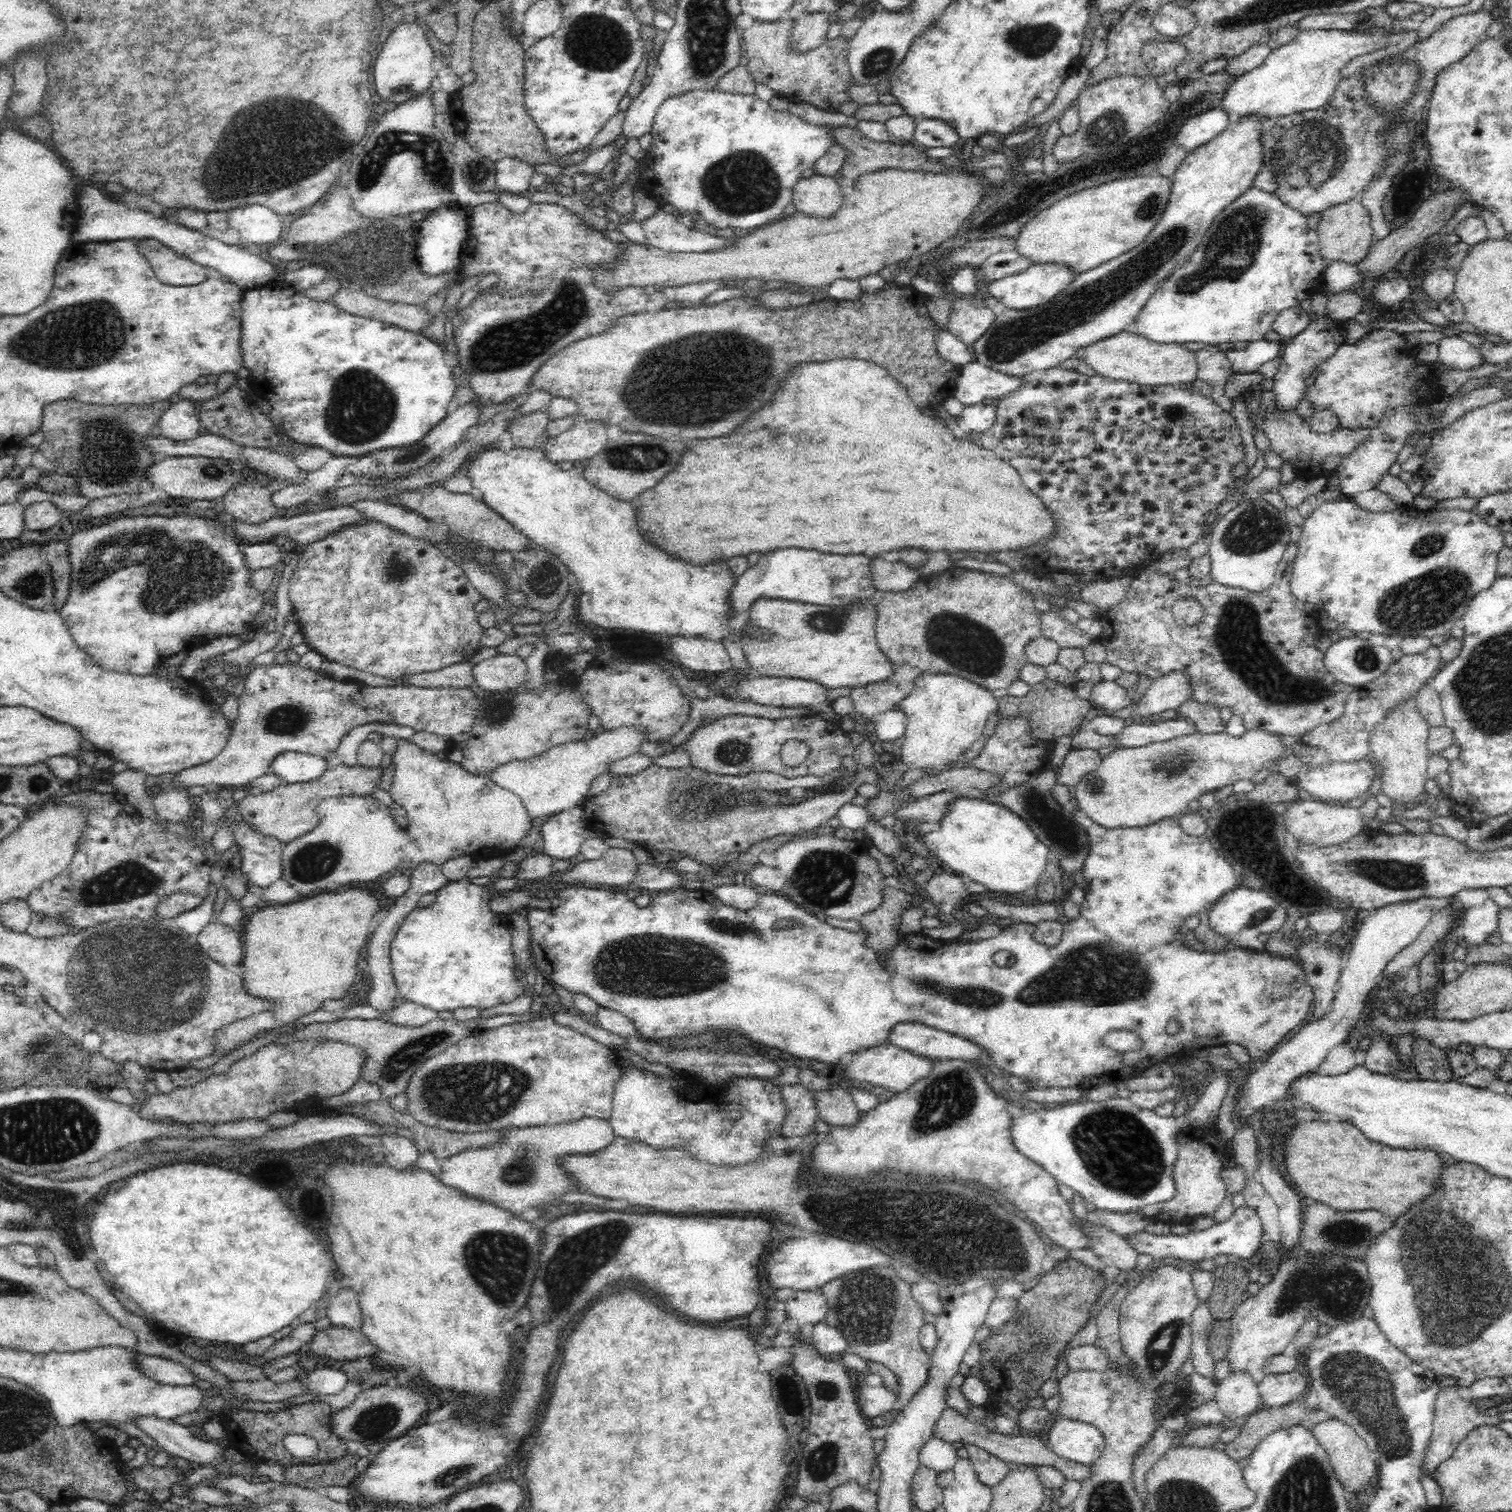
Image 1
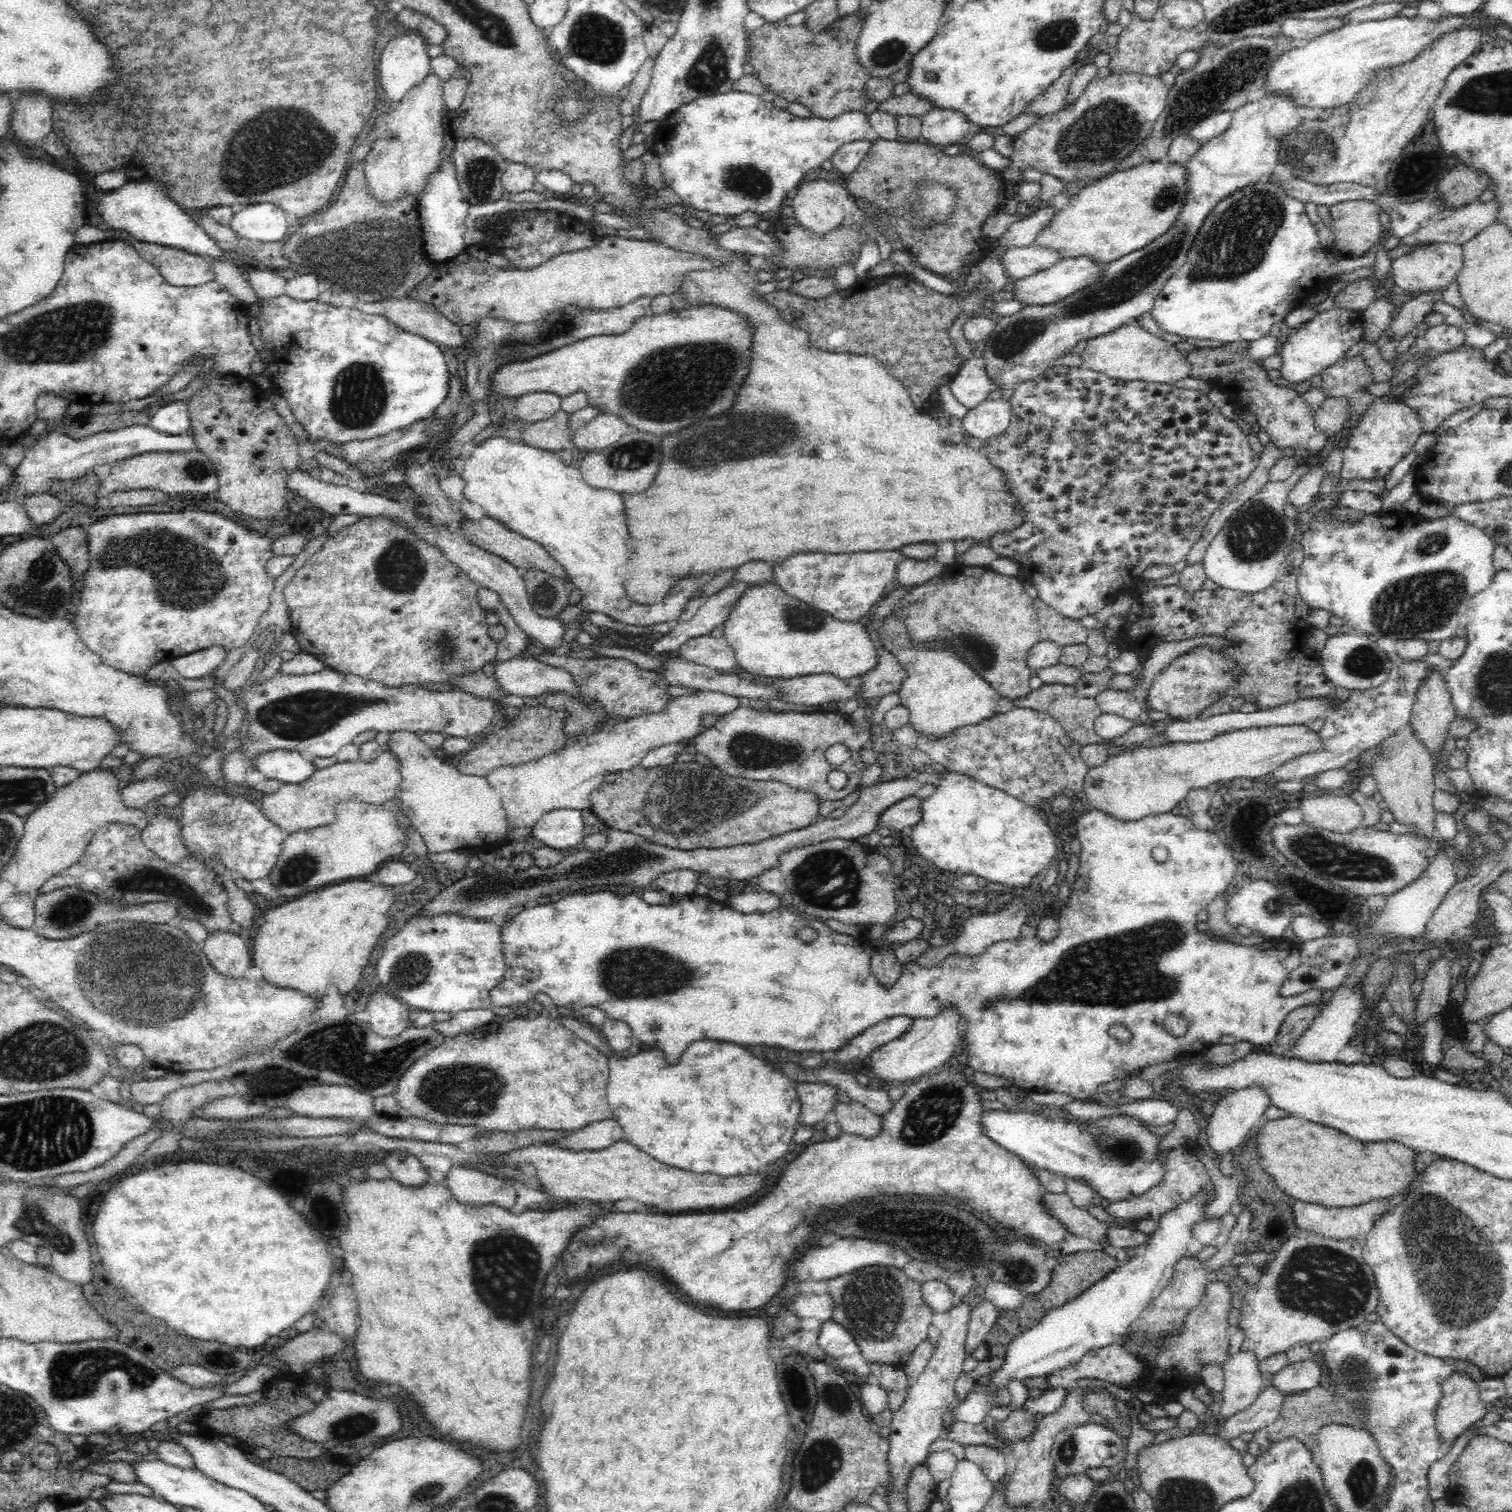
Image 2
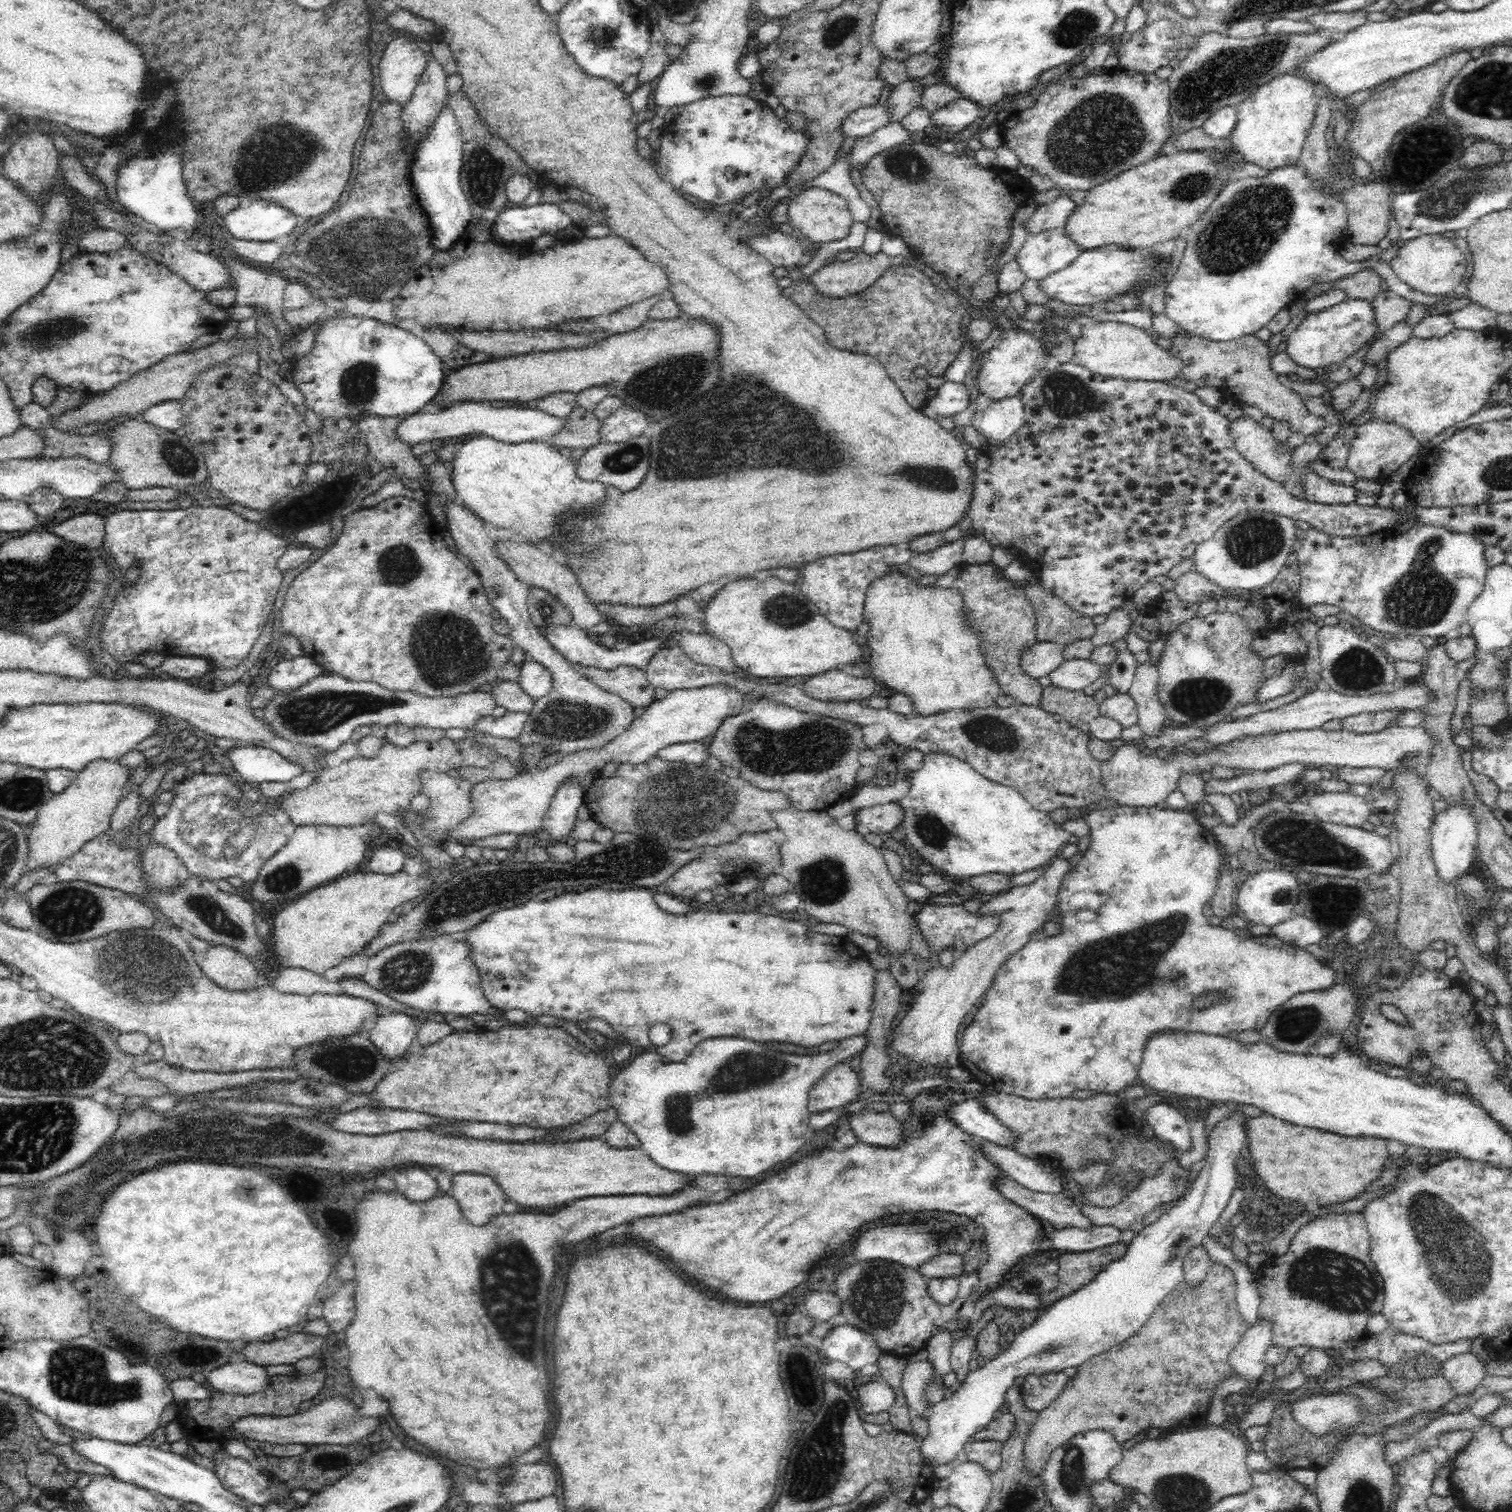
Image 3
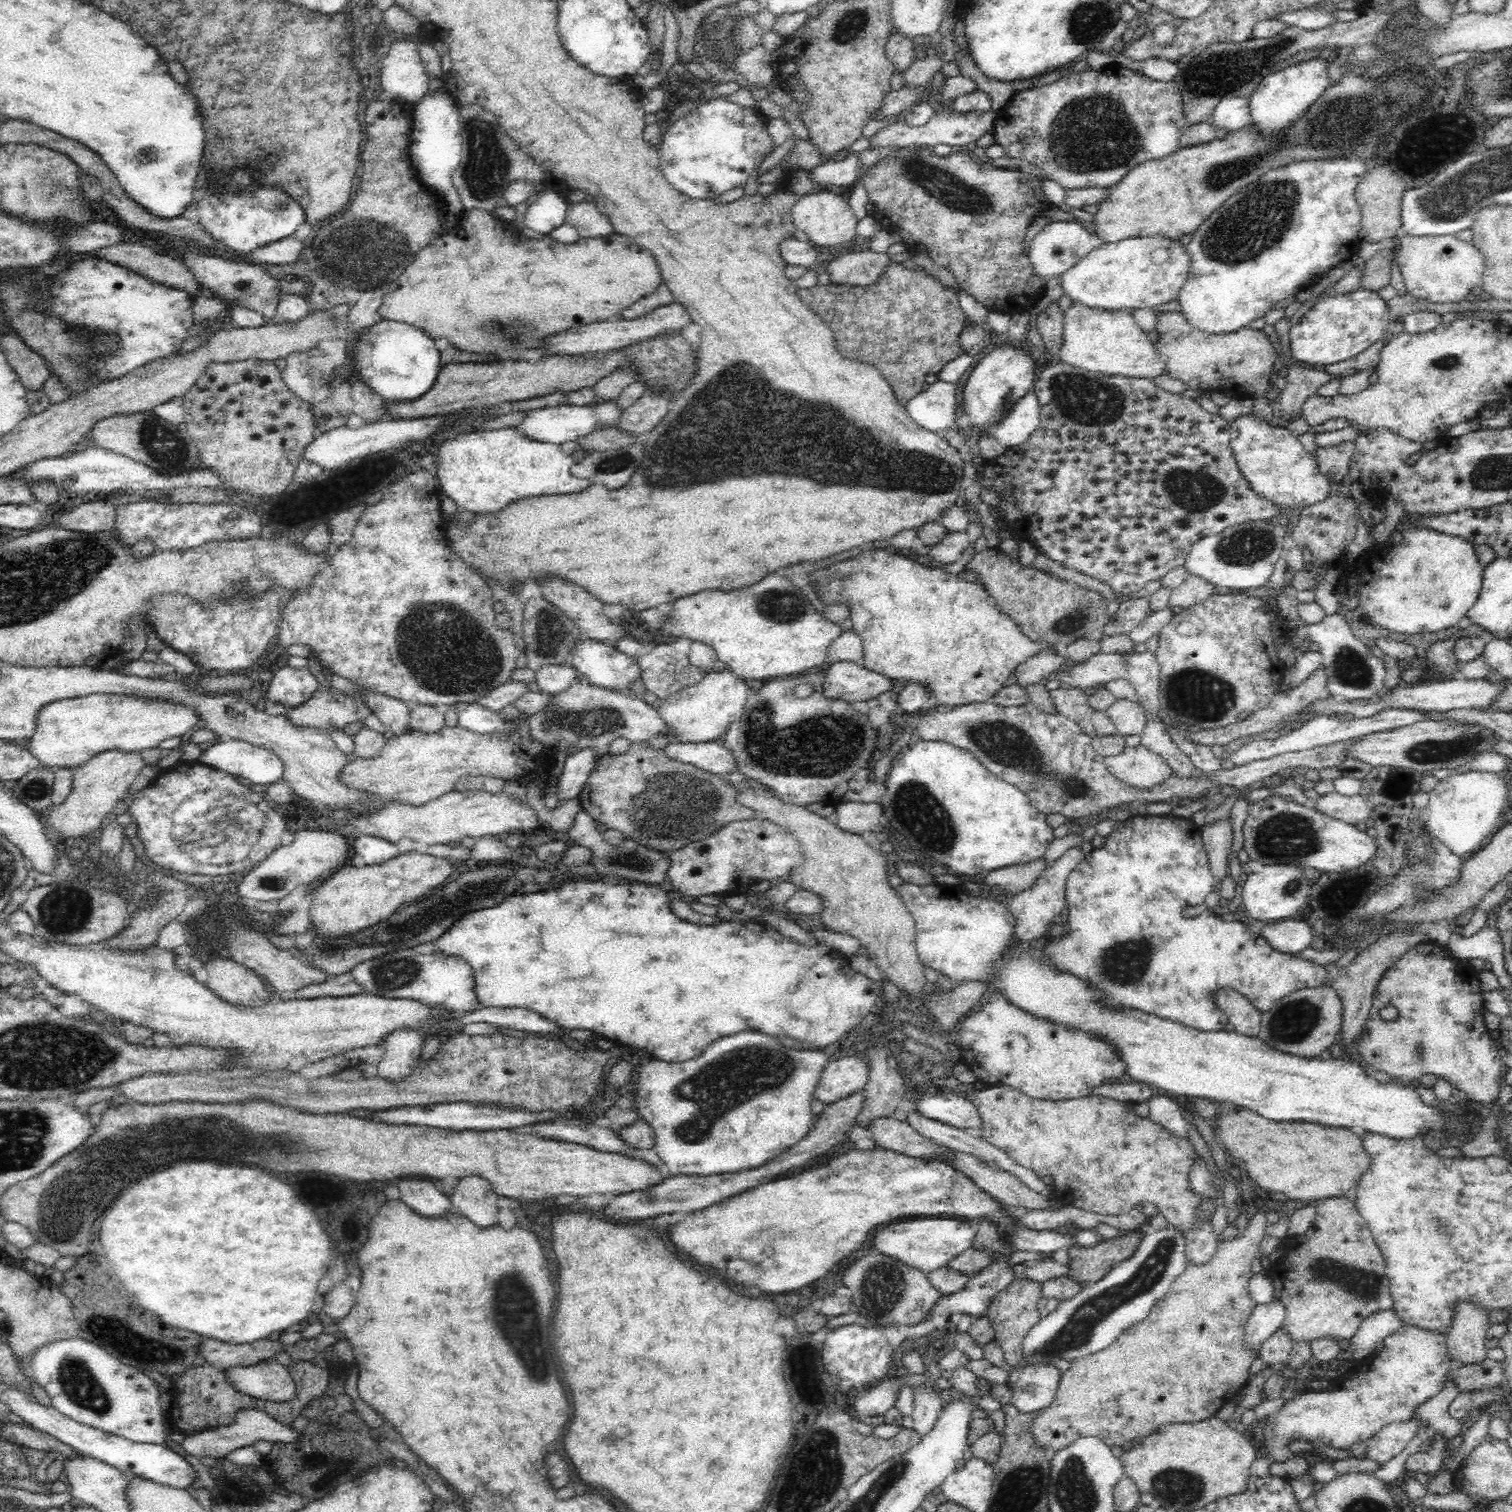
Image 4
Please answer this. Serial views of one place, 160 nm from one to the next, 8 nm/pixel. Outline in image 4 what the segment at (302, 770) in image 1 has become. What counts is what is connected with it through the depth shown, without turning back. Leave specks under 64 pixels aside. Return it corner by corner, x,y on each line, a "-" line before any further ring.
240,740
203,748
198,762
240,778
248,778
253,784
281,782
284,772
284,762
276,754

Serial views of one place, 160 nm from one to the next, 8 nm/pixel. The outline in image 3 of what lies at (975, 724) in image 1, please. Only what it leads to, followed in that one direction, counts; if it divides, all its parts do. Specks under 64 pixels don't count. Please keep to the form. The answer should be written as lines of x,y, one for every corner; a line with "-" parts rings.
901,573
884,574
866,592
865,622
870,630
867,642
870,649
869,665
877,682
907,696
916,715
928,716
946,711
973,711
996,705
1001,691
994,675
985,666
979,641
962,623
959,612
961,596
953,590
922,586
915,579

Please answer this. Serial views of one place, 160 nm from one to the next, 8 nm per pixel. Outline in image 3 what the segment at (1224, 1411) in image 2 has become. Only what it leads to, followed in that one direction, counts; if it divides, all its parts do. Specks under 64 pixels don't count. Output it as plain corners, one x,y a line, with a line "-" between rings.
1256,1322
1252,1328
1247,1328
1246,1332
1242,1335
1240,1342
1232,1349
1228,1357
1228,1364
1231,1368
1232,1376
1244,1380
1248,1387
1254,1382
1258,1382
1262,1378
1262,1374
1269,1370
1265,1363
1266,1349
1271,1345
1271,1324
1269,1322

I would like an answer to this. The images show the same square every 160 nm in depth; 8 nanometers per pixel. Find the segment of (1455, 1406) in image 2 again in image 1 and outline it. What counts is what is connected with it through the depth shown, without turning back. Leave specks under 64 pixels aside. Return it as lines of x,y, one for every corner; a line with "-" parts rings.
1442,1387
1435,1398
1430,1438
1419,1464
1420,1478
1432,1474
1443,1460
1450,1458
1454,1449
1467,1435
1467,1432
1470,1432
1470,1429
1480,1424
1498,1425
1498,1422
1501,1422
1498,1416
1487,1417
1483,1413
1479,1413
1476,1403
1461,1398
1456,1387

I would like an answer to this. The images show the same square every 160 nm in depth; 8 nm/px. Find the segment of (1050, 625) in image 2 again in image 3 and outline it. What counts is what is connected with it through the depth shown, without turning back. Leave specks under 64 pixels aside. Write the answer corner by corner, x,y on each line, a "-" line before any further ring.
1026,583
1023,588
1036,613
1039,642
1052,642
1063,647
1091,639
1094,635
1096,624
1093,619
1082,617
1067,608
1061,600
1042,590
1039,583

